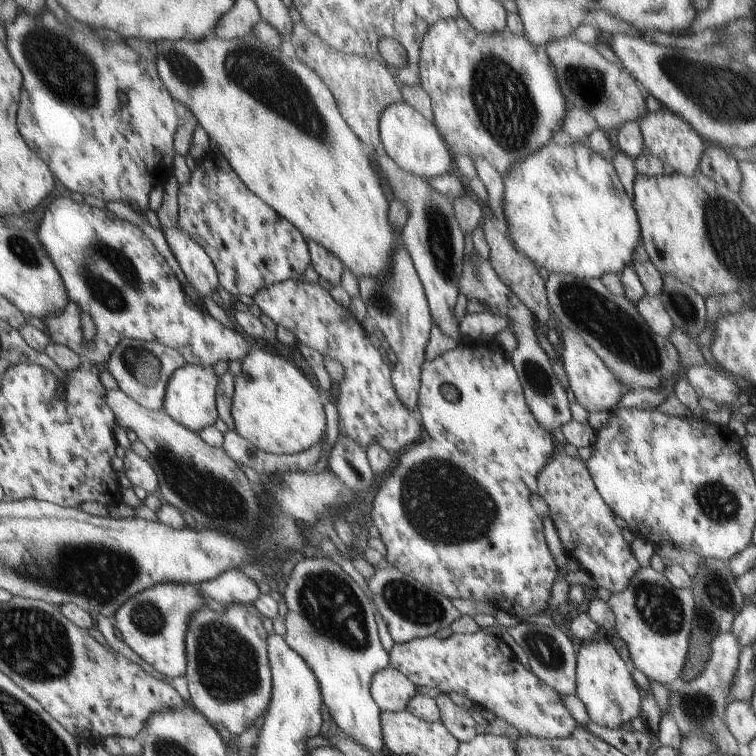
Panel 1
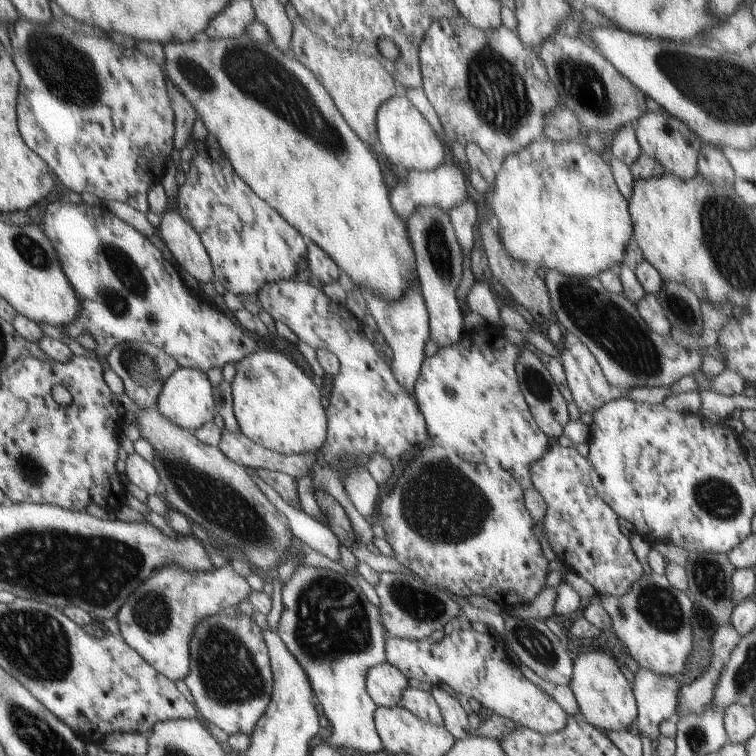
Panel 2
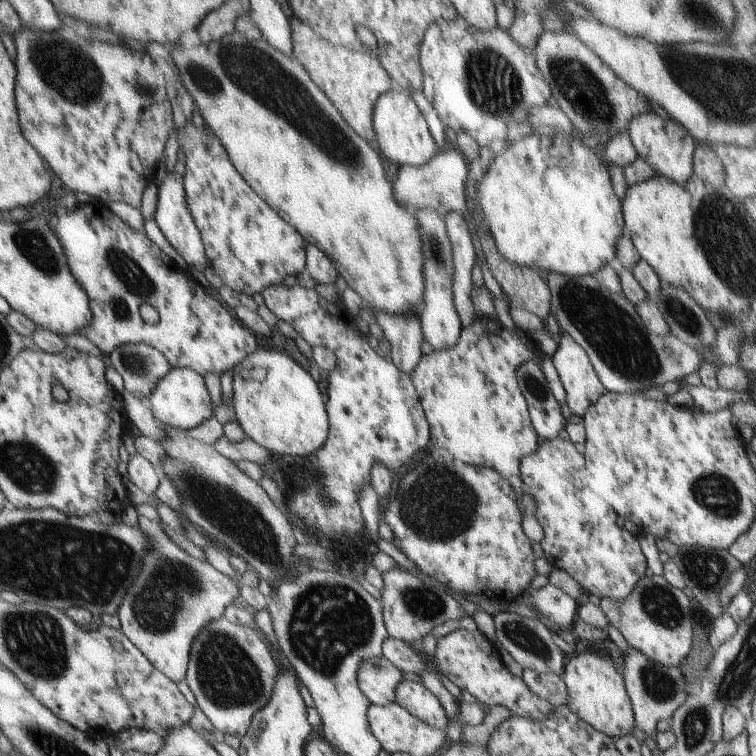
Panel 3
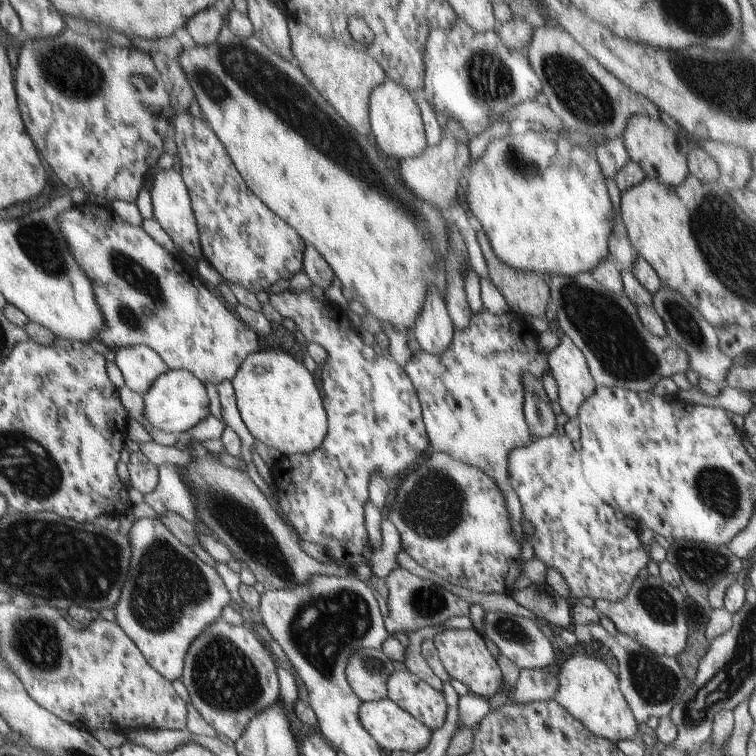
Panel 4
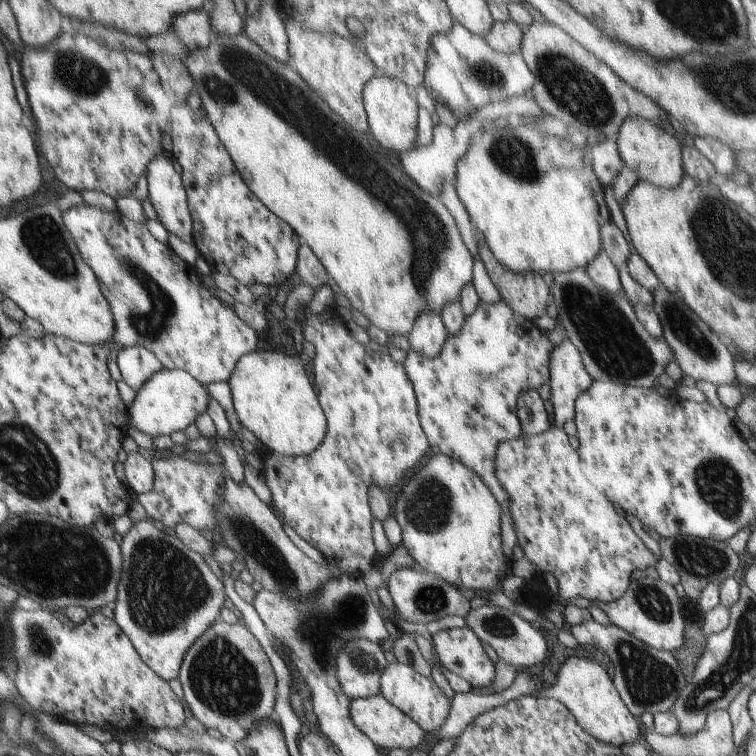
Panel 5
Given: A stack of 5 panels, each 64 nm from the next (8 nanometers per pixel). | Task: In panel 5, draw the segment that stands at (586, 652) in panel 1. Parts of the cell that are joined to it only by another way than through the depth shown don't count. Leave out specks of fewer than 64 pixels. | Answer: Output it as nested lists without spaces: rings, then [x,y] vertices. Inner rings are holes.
[[[578,657],[570,658],[561,666],[557,677],[556,684],[543,690],[542,694],[563,702],[588,734],[618,747],[634,744],[638,740],[638,720],[630,714],[631,709],[600,664],[592,660],[578,660]]]

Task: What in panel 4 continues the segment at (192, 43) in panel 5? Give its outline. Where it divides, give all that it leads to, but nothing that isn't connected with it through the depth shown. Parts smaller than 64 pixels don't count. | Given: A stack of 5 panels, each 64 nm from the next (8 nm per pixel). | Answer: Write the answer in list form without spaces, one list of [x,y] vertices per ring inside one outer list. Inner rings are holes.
[[[211,7],[208,10],[203,10],[202,13],[196,14],[186,28],[194,42],[198,46],[208,46],[216,42],[218,34],[225,27],[225,16],[222,8]]]

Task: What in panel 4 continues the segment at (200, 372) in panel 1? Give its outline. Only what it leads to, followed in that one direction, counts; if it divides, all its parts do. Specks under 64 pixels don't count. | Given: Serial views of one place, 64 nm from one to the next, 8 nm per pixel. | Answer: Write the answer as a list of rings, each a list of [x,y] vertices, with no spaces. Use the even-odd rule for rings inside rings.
[[[168,369],[161,374],[150,386],[150,390],[143,394],[144,418],[166,432],[187,432],[204,418],[210,416],[208,395],[205,383],[192,371],[186,369]]]

